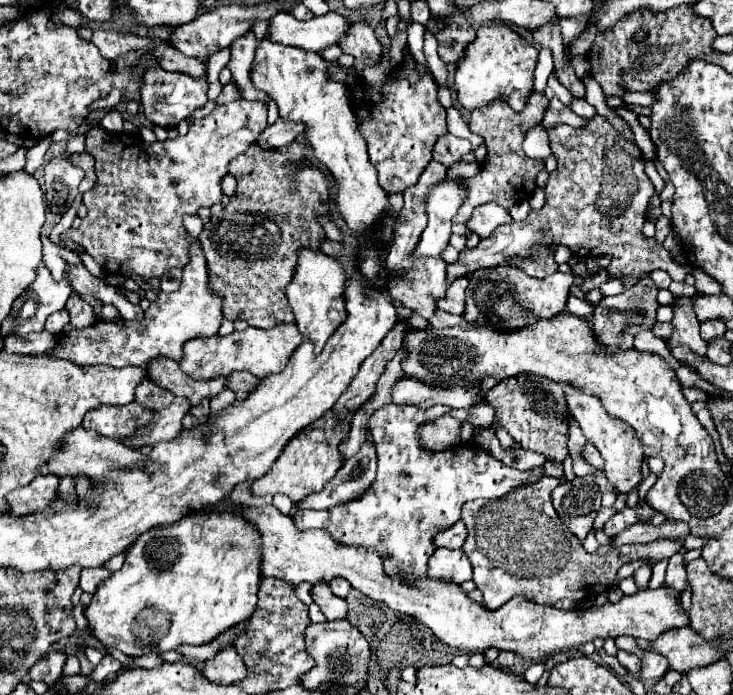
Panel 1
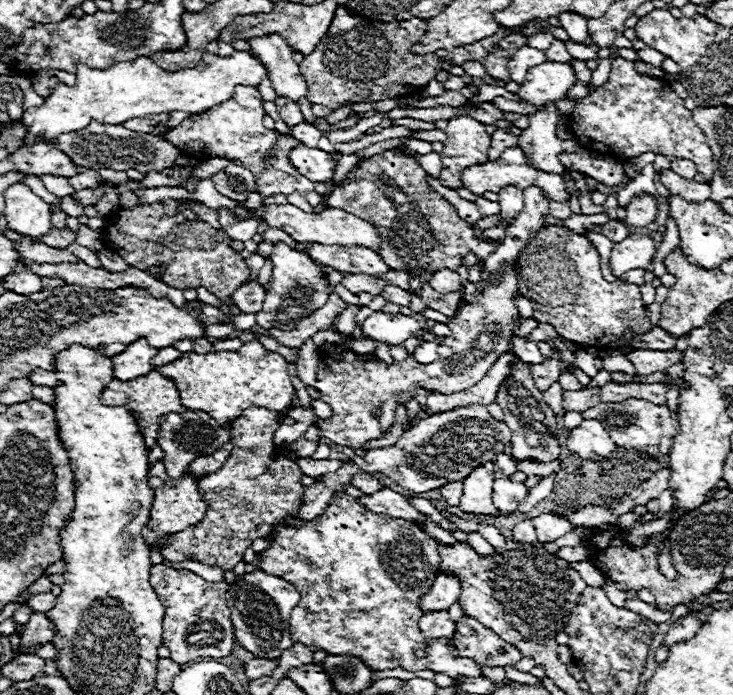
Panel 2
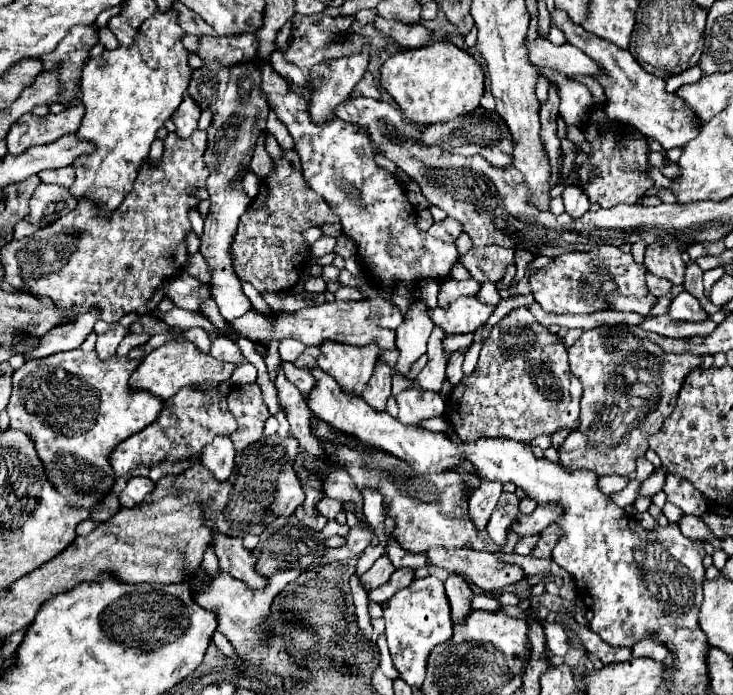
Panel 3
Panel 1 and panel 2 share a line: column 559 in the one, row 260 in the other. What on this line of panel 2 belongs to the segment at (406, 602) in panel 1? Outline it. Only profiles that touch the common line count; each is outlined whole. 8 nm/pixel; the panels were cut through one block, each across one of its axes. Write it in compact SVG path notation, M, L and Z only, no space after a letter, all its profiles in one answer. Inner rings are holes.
M632 234L622 242L614 244L610 252L610 270L614 276L622 276L634 268L648 268L656 254L656 244L652 238L642 234Z

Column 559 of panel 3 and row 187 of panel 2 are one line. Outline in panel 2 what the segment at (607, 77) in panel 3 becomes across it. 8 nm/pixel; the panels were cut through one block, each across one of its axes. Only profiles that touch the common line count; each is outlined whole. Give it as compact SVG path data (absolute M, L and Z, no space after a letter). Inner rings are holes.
M14 184L4 192L4 218L8 220L8 228L12 232L20 232L24 236L44 236L52 228L48 204L38 198L28 186Z

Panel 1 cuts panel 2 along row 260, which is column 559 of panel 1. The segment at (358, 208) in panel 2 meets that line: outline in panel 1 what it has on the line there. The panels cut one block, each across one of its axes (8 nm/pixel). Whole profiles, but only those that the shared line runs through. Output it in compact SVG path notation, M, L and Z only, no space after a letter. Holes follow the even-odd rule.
M512 376L498 382L486 392L486 402L496 410L500 426L506 426L512 438L524 448L546 456L546 460L562 462L568 456L568 424L566 398L560 384L542 380L540 376Z

